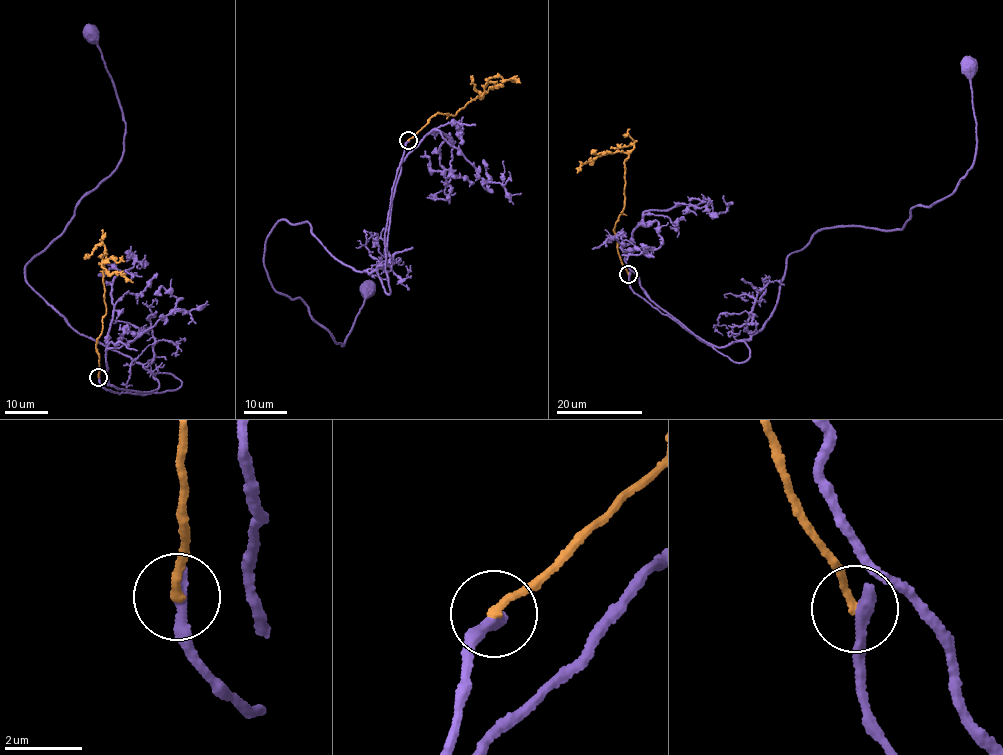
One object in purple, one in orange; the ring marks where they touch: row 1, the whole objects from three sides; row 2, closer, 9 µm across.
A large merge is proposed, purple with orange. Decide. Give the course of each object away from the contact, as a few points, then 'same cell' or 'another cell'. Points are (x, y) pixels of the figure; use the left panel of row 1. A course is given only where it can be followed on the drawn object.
purple runs (98, 376), (120, 393), (159, 387), (141, 363), (76, 332), (25, 277), (123, 152), (115, 86), (90, 34); orange runs (98, 377), (96, 344), (106, 310), (105, 254), (101, 257), (108, 273), (120, 273), (132, 282); another cell

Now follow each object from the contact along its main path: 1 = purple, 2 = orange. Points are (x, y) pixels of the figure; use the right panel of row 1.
1: (629, 274), (692, 334), (723, 348), (750, 338), (817, 232), (900, 230), (953, 192), (976, 142), (969, 67)
2: (628, 274), (618, 255), (614, 228), (623, 209), (628, 155), (616, 151), (602, 155), (583, 164), (577, 172)

